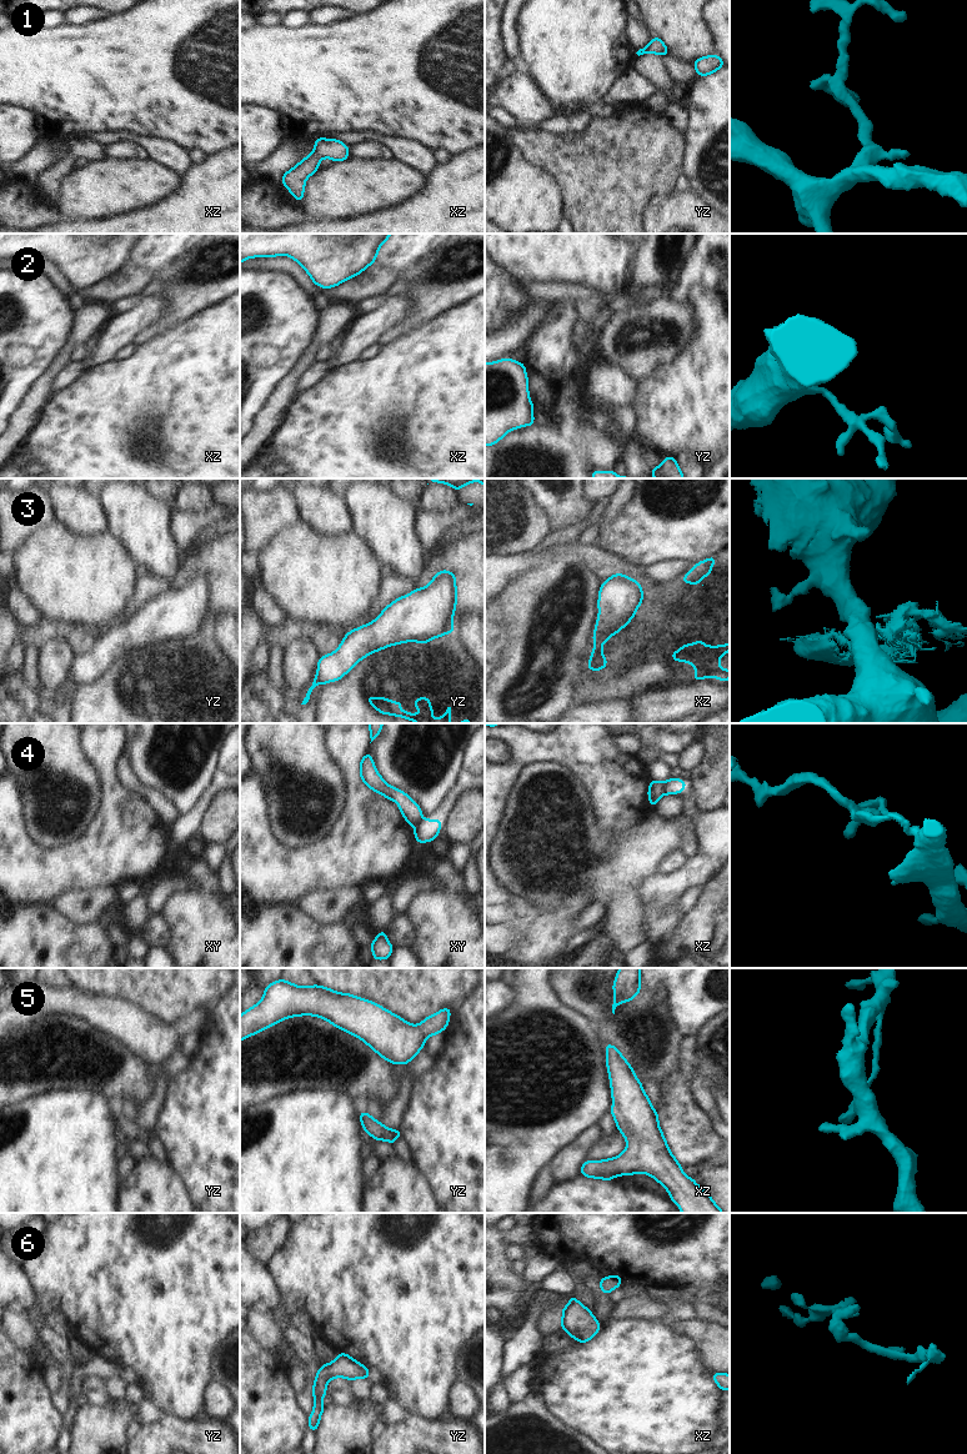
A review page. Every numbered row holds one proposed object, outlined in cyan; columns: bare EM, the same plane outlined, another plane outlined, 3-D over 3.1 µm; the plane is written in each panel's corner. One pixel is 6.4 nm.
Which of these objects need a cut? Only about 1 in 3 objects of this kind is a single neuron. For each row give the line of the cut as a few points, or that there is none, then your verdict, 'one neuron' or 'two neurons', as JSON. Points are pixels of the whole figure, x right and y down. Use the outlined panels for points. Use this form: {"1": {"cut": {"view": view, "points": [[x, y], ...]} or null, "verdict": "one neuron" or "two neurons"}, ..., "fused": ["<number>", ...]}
{"1": {"cut": null, "verdict": "one neuron"}, "2": {"cut": null, "verdict": "one neuron"}, "3": {"cut": {"view": "yz", "points": [[426, 641], [424, 643]]}, "verdict": "two neurons"}, "4": {"cut": {"view": "xz", "points": [[665, 782], [664, 792]]}, "verdict": "two neurons"}, "5": {"cut": null, "verdict": "one neuron"}, "6": {"cut": null, "verdict": "one neuron"}, "fused": ["3", "4"]}

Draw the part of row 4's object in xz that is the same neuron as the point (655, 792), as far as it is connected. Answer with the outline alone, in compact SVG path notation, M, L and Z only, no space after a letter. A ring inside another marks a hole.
M650 781L650 788L647 796L650 798L650 807L655 807L657 801L665 794L663 792L665 782L661 781Z

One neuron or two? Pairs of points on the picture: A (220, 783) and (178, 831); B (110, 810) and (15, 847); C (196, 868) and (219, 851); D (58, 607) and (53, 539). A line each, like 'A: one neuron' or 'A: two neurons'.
A: one neuron
B: one neuron
C: two neurons
D: one neuron

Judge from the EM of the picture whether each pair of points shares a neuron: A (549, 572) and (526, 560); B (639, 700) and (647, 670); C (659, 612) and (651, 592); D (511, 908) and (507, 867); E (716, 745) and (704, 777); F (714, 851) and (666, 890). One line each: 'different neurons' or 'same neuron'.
A: different neurons
B: different neurons
C: different neurons
D: different neurons
E: same neuron
F: same neuron

